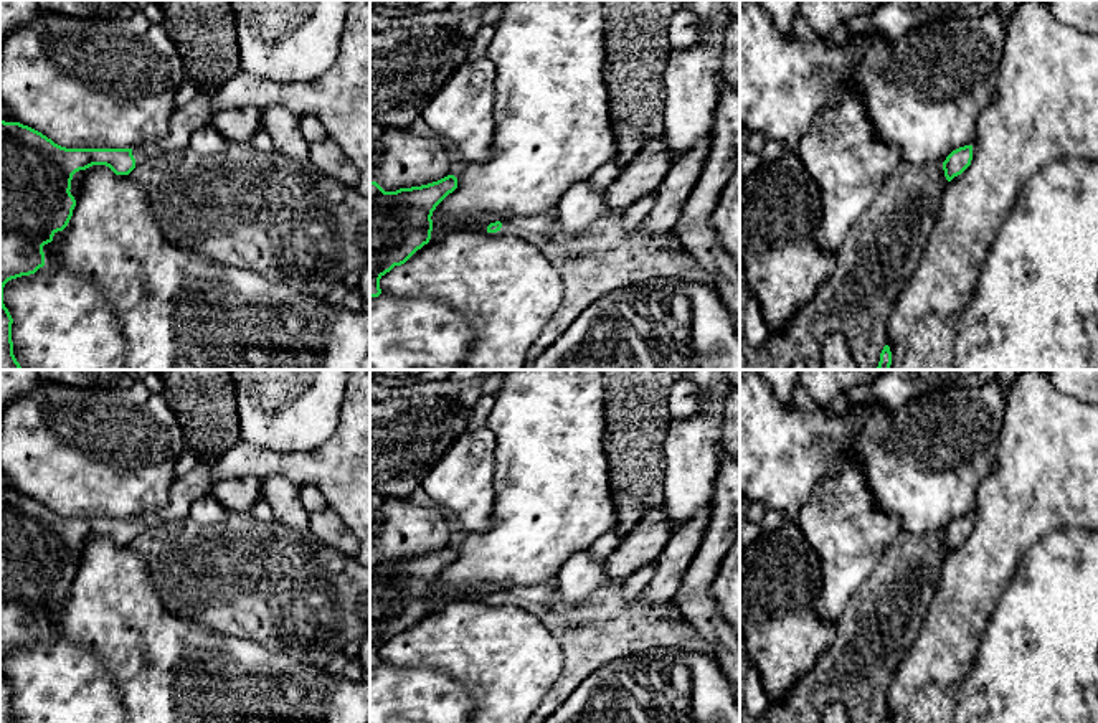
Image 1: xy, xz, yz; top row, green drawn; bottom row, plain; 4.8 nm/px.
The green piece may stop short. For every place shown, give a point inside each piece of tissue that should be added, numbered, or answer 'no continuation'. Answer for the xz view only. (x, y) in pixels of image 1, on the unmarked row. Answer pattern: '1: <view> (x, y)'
1: xz (535, 600)

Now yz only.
no continuation

